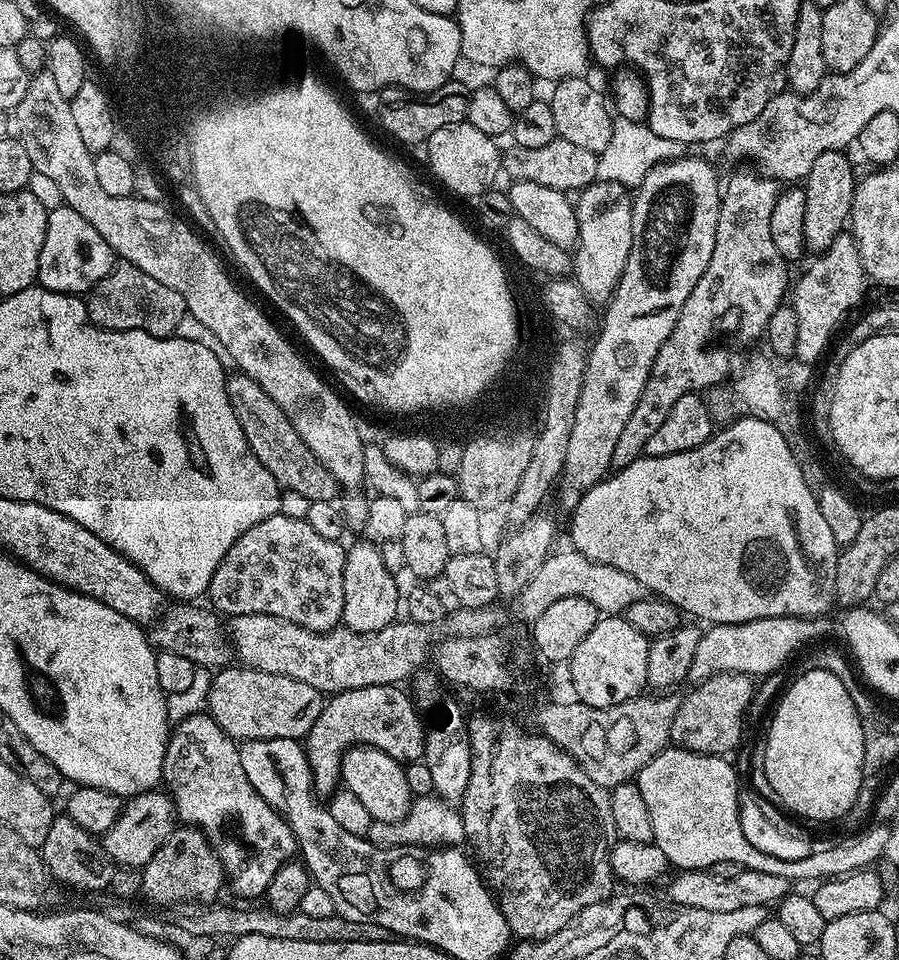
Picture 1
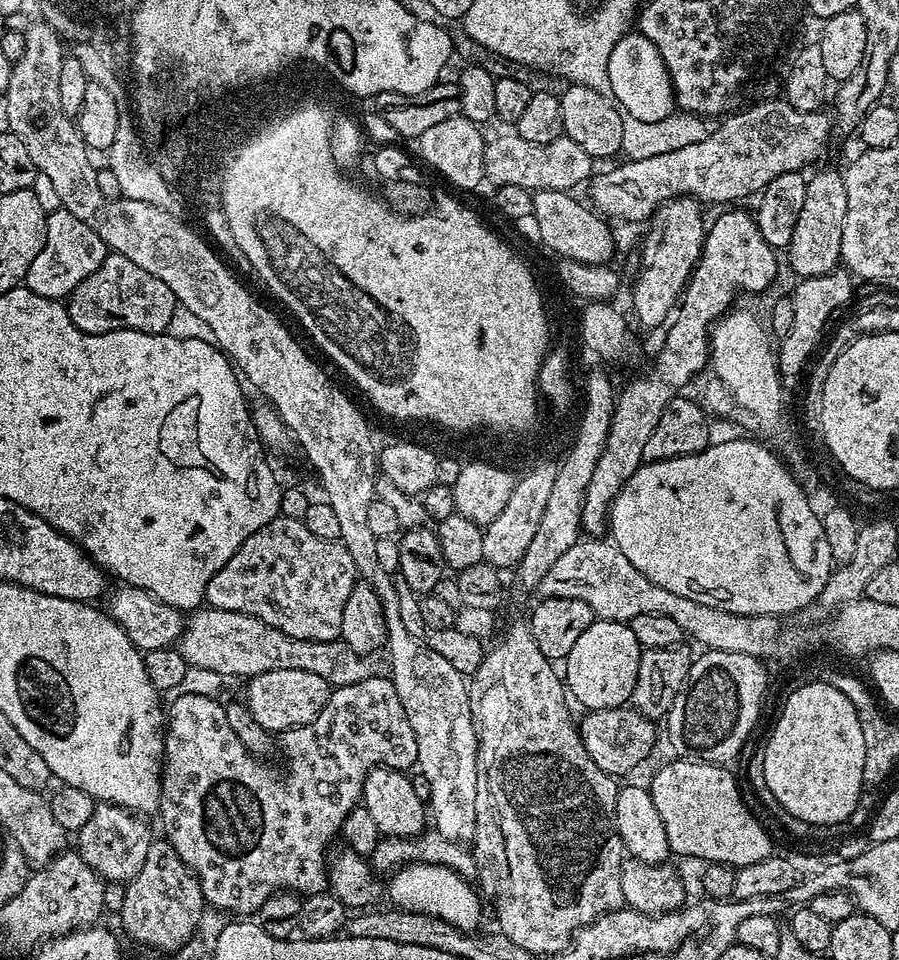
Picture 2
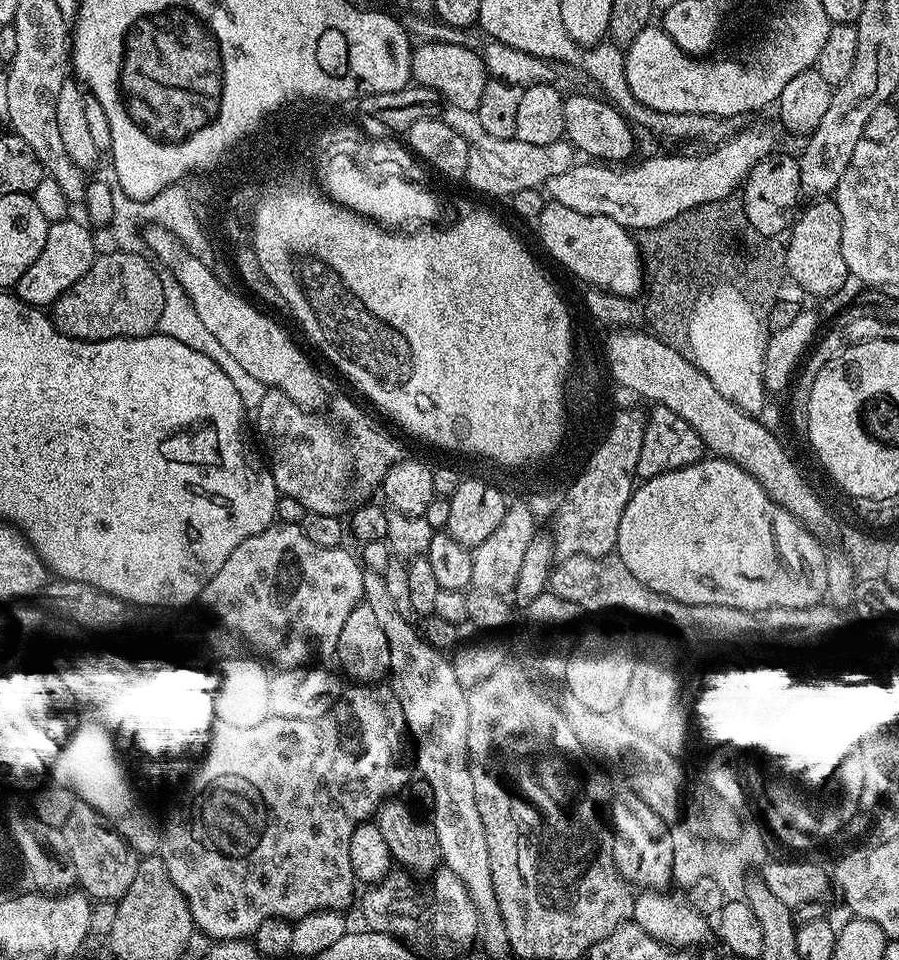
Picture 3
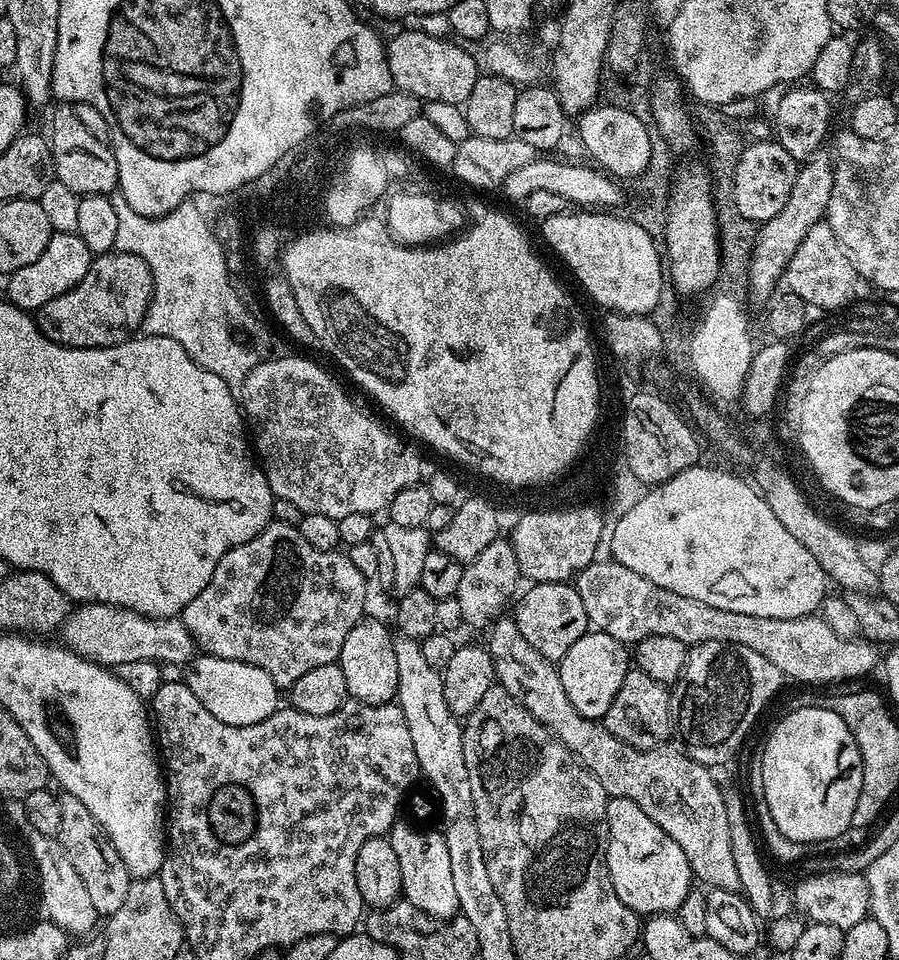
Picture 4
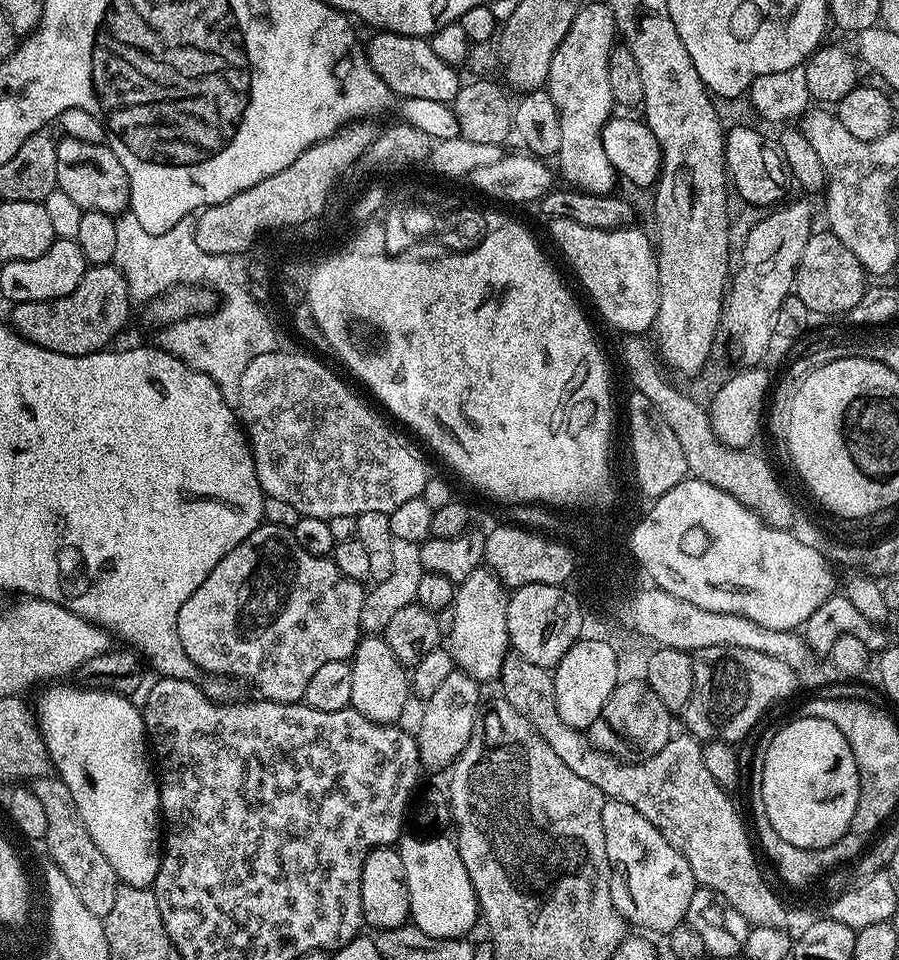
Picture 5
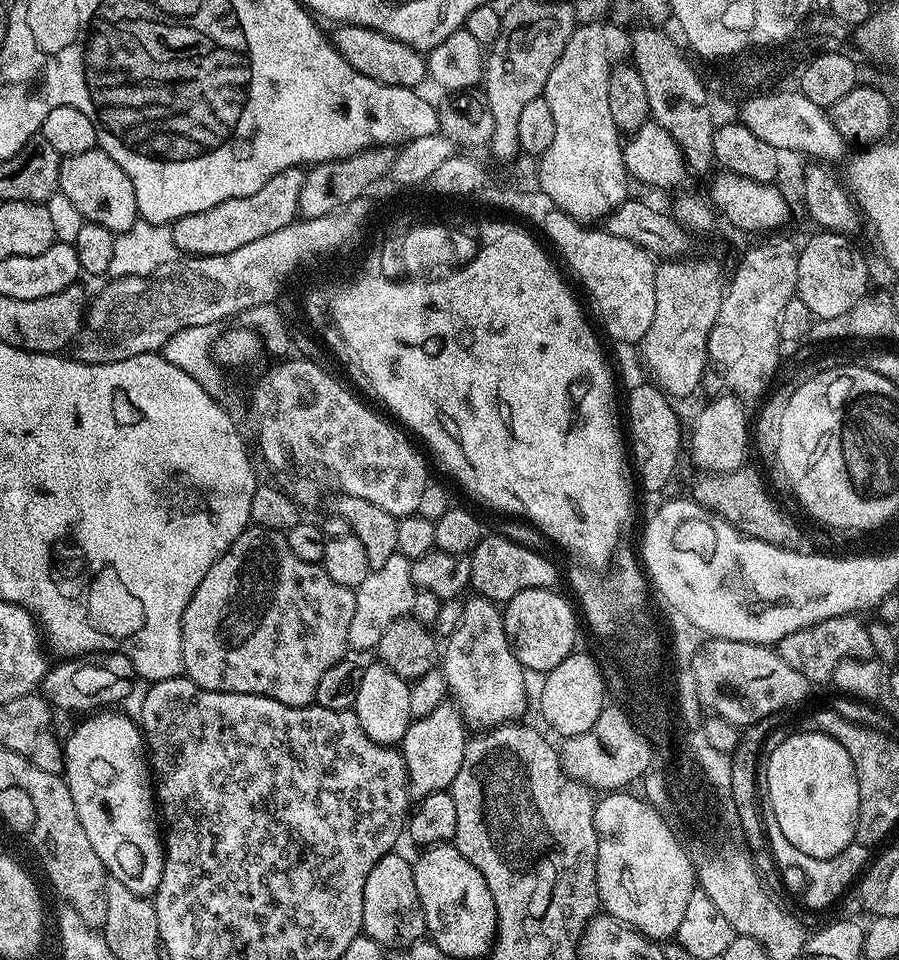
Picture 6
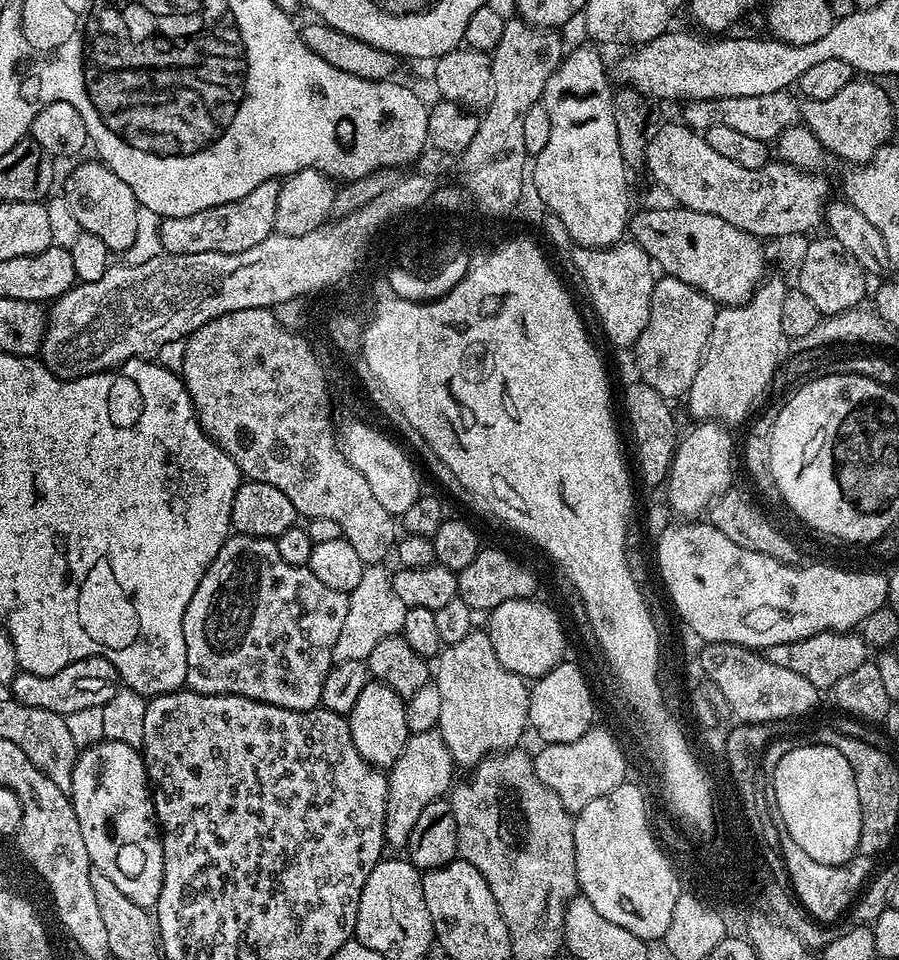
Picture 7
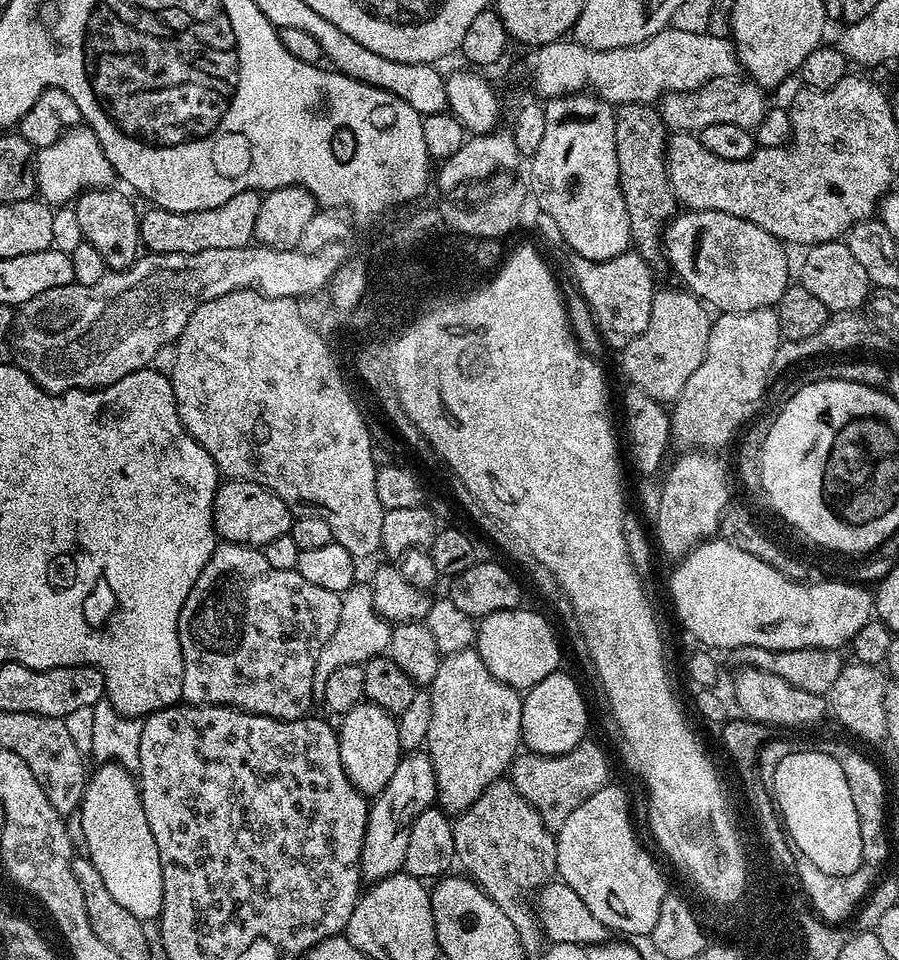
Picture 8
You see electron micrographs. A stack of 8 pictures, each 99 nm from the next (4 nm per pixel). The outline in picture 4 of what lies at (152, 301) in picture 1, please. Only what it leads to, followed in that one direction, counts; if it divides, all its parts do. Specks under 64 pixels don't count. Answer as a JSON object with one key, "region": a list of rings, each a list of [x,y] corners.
{"region":[[[113,250],[99,253],[93,259],[90,270],[86,270],[86,278],[78,282],[66,294],[58,294],[58,298],[46,302],[46,306],[36,309],[34,319],[39,324],[42,334],[50,338],[50,342],[58,342],[67,348],[109,348],[120,344],[123,340],[133,339],[141,331],[144,315],[152,301],[152,275],[150,266],[142,262],[136,252]]]}

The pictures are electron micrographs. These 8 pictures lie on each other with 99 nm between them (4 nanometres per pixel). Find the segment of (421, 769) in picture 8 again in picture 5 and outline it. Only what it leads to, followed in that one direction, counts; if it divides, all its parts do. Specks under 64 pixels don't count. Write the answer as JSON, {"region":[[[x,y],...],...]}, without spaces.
{"region":[[[453,670],[438,685],[438,690],[430,694],[430,698],[423,705],[424,713],[420,716],[420,729],[415,729],[414,732],[416,745],[420,747],[420,763],[425,769],[444,767],[447,769],[464,753],[466,742],[470,742],[470,734],[478,719],[478,709],[481,707],[480,688],[481,685],[473,676]]]}

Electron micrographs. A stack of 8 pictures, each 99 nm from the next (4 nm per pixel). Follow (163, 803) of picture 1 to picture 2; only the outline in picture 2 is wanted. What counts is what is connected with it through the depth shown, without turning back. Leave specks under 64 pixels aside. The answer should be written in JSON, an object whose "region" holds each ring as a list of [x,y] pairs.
{"region":[[[97,803],[94,814],[90,814],[90,822],[82,826],[82,830],[75,833],[75,847],[91,868],[100,876],[100,879],[109,881],[127,882],[135,878],[138,870],[142,870],[142,862],[146,862],[146,850],[150,850],[154,833],[143,824],[141,817],[135,812],[130,812],[126,808],[119,808],[116,804]]]}

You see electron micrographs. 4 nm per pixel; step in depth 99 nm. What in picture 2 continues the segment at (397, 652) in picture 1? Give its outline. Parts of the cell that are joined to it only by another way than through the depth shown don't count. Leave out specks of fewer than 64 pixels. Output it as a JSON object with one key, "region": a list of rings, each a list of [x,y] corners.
{"region":[[[201,606],[187,617],[178,647],[189,666],[214,670],[214,674],[225,678],[251,678],[270,670],[306,670],[318,674],[318,678],[326,678],[332,688],[341,688],[362,682],[378,672],[367,655],[356,652],[341,639],[318,642],[290,638],[258,618],[211,606]]]}

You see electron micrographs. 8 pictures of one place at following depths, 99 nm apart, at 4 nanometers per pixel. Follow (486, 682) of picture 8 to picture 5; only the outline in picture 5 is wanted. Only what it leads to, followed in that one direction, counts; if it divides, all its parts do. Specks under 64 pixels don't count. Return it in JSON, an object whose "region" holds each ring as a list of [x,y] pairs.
{"region":[[[487,566],[476,568],[474,574],[457,587],[456,598],[452,602],[454,630],[446,633],[446,647],[452,653],[453,665],[466,675],[473,676],[477,682],[495,681],[510,651],[506,626],[508,597],[503,582]]]}

